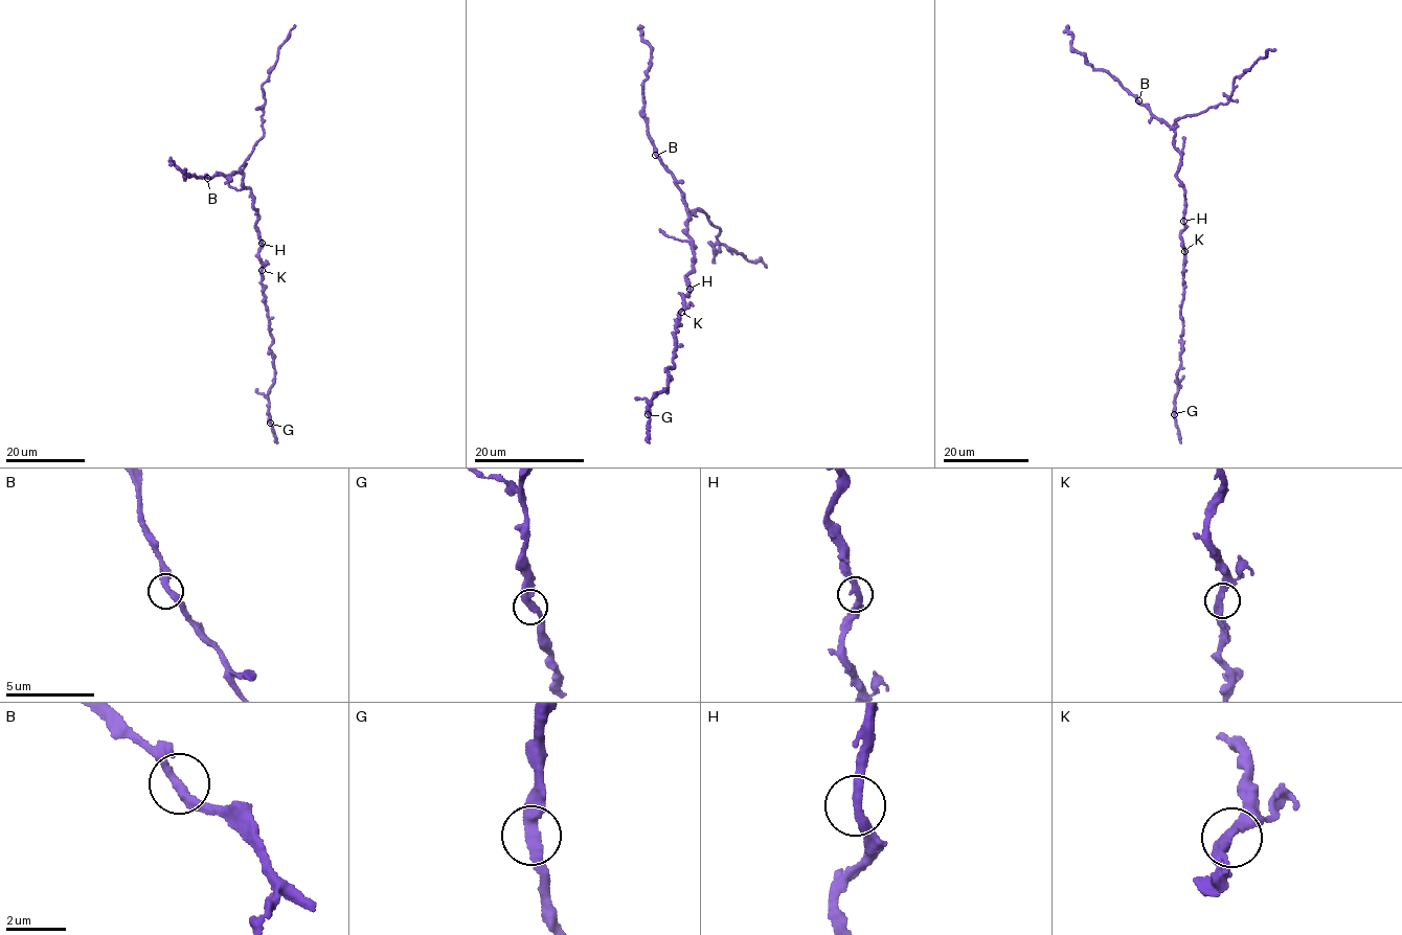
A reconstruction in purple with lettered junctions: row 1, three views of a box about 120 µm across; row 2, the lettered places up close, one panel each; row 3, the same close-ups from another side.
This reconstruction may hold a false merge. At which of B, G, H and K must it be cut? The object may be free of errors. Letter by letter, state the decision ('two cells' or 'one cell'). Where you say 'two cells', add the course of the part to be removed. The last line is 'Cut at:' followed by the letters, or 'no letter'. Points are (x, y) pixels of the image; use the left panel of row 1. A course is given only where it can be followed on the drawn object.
B: one cell
G: one cell
H: one cell
K: two cells
Cut at: K

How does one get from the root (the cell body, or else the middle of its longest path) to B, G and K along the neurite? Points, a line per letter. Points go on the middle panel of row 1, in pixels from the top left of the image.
B: (688, 278), (695, 256), (692, 251), (694, 242), (685, 225), (688, 217), (681, 191), (655, 155)
G: (688, 278), (690, 289), (682, 295), (673, 339), (674, 365), (666, 372), (665, 390), (653, 397), (648, 414)
K: (688, 278), (685, 284), (690, 289), (682, 295), (680, 311)

